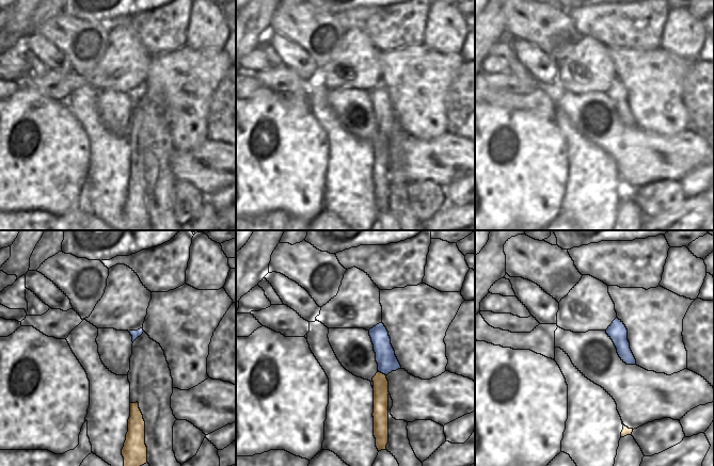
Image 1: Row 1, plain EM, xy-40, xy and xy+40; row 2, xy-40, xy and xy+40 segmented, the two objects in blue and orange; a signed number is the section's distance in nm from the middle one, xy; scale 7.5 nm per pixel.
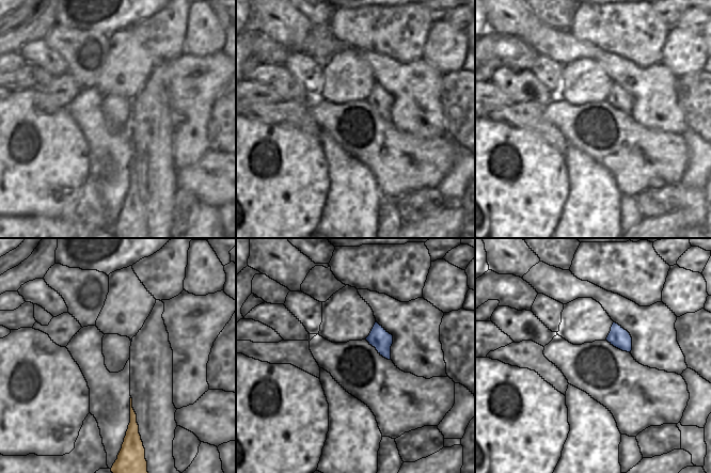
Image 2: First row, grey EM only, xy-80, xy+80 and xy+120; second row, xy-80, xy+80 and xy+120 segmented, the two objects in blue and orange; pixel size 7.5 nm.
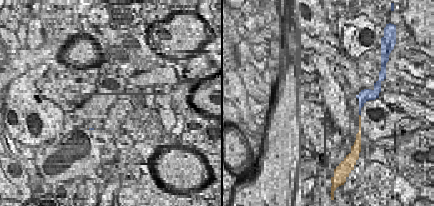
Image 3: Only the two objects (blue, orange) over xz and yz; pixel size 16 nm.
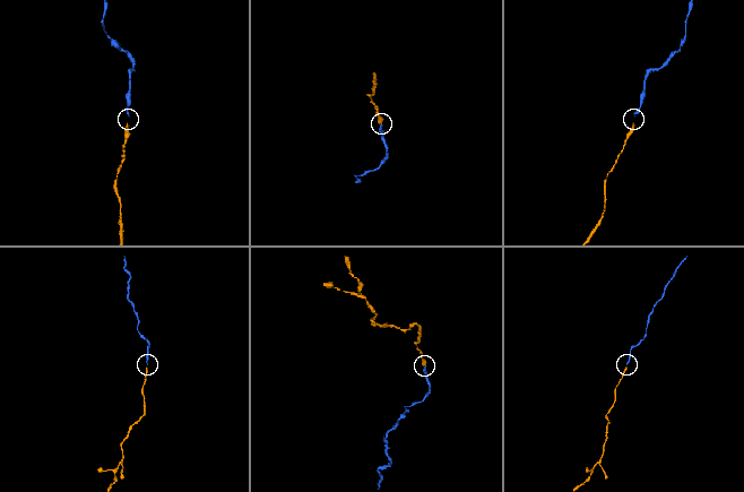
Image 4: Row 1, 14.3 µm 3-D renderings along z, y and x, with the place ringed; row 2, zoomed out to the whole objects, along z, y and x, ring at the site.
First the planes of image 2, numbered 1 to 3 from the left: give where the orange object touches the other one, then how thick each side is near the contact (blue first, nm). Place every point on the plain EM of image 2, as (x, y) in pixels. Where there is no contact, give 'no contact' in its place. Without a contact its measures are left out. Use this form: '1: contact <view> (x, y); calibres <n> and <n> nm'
1: no contact
2: no contact
3: no contact

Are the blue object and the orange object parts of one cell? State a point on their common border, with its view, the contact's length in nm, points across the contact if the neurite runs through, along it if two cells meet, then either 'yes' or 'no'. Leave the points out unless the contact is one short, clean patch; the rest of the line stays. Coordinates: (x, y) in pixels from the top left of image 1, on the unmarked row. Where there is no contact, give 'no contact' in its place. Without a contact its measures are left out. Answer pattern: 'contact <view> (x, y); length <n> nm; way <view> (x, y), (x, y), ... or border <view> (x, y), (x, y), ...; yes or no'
contact xy (382, 133); length 80 nm; way xy (385, 118), (385, 127), (382, 133), (380, 148); yes

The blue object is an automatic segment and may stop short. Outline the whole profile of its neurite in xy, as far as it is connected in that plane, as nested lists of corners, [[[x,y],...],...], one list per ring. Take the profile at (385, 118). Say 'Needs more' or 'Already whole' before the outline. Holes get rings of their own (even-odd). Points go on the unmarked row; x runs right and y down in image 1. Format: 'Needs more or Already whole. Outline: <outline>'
Needs more. Outline: [[[381,83],[369,91],[369,97],[376,114],[378,133],[374,143],[374,197],[378,212],[386,211],[388,204],[388,142],[386,136],[401,130],[391,106],[391,99]]]

